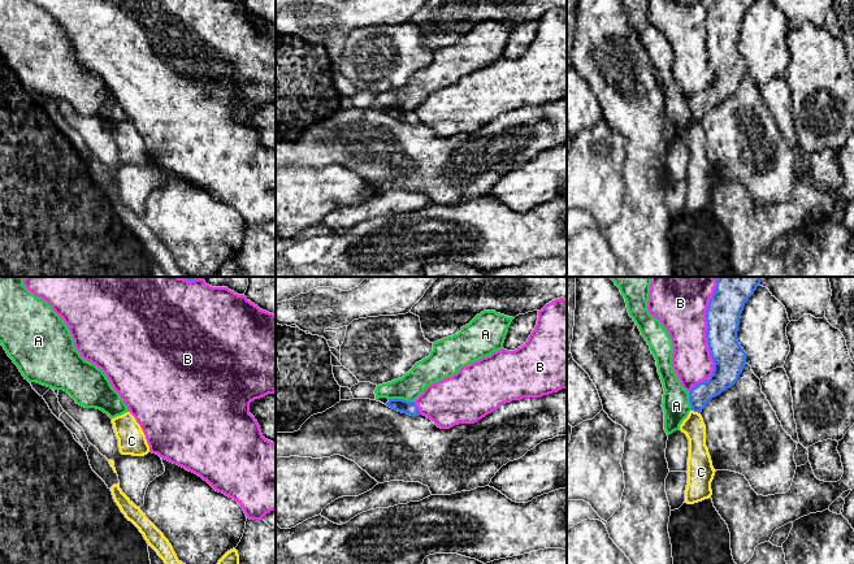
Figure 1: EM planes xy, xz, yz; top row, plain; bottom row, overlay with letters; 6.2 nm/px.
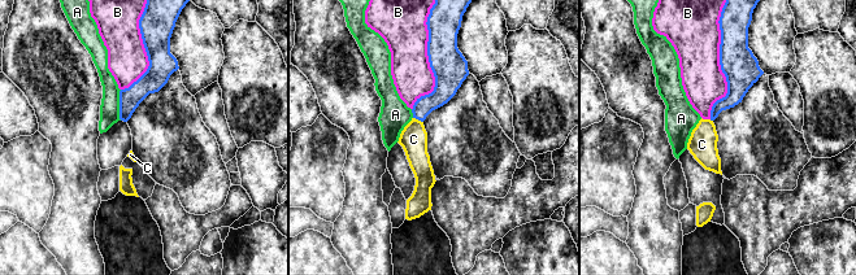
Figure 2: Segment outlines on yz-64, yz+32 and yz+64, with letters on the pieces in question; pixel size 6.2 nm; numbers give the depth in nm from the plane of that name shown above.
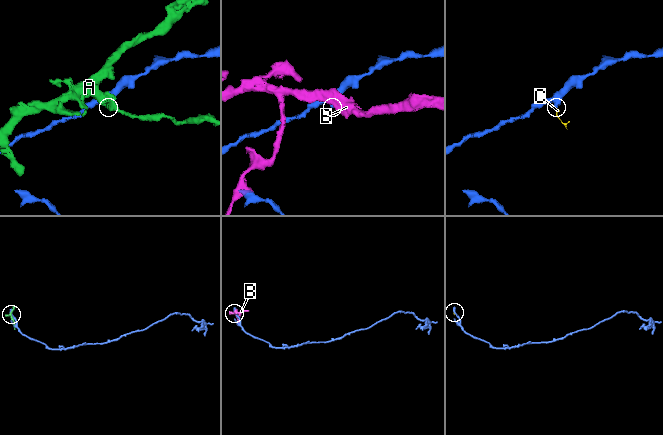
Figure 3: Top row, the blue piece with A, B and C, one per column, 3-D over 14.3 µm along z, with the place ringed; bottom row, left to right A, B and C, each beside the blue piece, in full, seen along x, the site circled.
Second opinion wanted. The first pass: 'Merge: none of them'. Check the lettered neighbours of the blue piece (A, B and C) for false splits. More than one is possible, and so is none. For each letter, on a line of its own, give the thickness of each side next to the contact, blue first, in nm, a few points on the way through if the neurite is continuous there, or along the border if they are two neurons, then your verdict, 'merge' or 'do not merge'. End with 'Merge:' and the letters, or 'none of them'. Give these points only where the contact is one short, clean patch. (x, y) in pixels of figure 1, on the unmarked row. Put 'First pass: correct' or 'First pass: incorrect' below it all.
A: 80 nm thick on the blue side, 160 nm on the other; border along xz (389, 107), (402, 107), (414, 111); do not merge
B: 220 nm thick on the blue side, 280 nm on the other; do not merge
C: 140 nm thick on the blue side, 140 nm on the other; border along yz (692, 118), (699, 122); do not merge
Merge: none of them
First pass: correct

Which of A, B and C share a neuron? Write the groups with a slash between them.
A / B / C

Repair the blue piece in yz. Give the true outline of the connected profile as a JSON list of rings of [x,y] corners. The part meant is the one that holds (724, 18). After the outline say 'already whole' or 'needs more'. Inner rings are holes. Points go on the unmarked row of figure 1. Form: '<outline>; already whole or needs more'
[[[714,0],[706,19],[707,53],[714,70],[708,88],[689,100],[692,120],[701,122],[715,105],[738,88],[746,74],[746,61],[737,49],[737,40],[745,12],[754,0]]]; already whole

